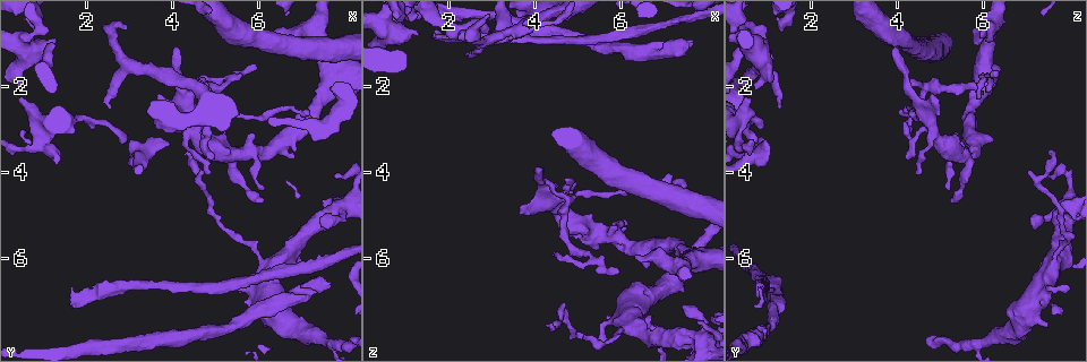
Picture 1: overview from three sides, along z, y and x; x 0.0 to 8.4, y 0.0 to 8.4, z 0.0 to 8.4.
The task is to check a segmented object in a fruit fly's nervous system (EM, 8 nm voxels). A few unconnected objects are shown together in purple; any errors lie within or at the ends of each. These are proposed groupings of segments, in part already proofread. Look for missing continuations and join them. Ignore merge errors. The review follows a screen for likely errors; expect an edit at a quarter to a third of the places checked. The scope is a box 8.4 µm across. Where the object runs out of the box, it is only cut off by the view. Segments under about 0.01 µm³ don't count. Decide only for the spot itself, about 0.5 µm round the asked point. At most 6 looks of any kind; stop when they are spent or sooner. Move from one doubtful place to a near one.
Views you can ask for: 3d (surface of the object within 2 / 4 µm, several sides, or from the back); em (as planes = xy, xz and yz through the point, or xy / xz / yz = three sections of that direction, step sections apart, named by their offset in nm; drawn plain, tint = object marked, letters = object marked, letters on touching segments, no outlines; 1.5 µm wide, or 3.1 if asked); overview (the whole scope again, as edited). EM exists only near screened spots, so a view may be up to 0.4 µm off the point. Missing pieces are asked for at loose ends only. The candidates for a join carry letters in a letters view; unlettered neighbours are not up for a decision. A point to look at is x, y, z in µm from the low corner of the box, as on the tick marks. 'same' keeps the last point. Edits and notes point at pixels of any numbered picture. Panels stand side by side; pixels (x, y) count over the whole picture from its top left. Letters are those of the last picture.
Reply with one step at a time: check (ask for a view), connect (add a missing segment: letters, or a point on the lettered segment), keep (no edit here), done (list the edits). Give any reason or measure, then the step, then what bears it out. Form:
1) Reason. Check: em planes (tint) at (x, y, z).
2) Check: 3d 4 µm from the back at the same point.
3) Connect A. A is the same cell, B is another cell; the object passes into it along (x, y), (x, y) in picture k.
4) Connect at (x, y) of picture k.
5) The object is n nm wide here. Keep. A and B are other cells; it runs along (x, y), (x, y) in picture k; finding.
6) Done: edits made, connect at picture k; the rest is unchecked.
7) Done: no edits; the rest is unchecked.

An open end. Check: 3d 2 µm at (3.00, 3.35, 1.05).

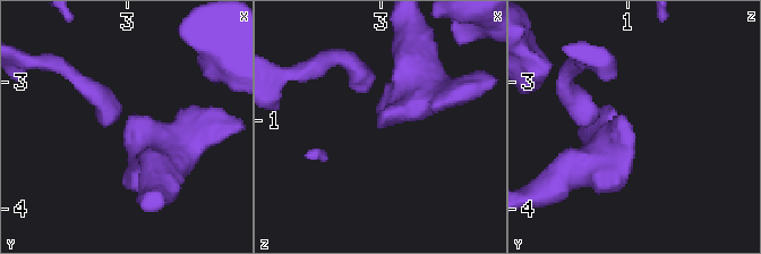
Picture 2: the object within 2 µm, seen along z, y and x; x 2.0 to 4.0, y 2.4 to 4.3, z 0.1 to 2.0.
Check: em xy step 8 (letters) at (2.98, 3.32, 1.04).

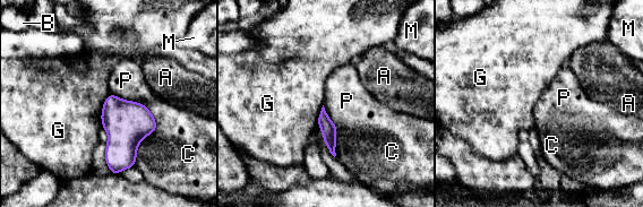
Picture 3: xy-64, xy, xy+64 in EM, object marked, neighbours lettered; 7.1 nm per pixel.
Keep. A, B, C, G, M and P are other cells; a border runs along (110, 92), (103, 104), (102, 127) in picture 3; no lettered segment goes on from it.

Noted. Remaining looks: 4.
Thin end. Check: 3d 4 µm from the back at (7.45, 2.95, 4.40).

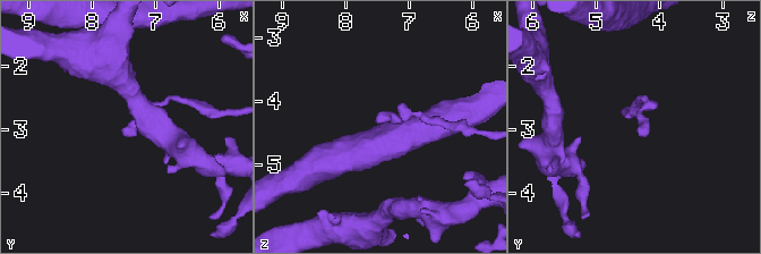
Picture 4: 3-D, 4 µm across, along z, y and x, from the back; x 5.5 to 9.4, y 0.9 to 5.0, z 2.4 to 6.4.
Check: em planes (letters) at (7.50, 2.95, 4.35).

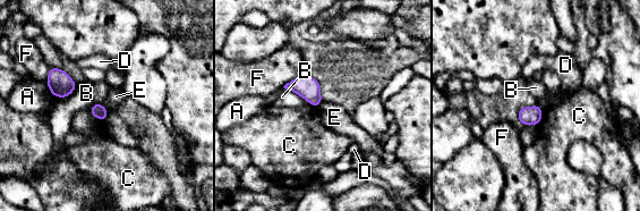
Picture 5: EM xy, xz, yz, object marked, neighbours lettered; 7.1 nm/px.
Keep. A, B, C, D, E and F are other cells; a border runs along (100, 103), (109, 111) in picture 5; no lettered segment goes on from it.

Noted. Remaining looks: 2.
Done: no edits; the rest is unchecked.

